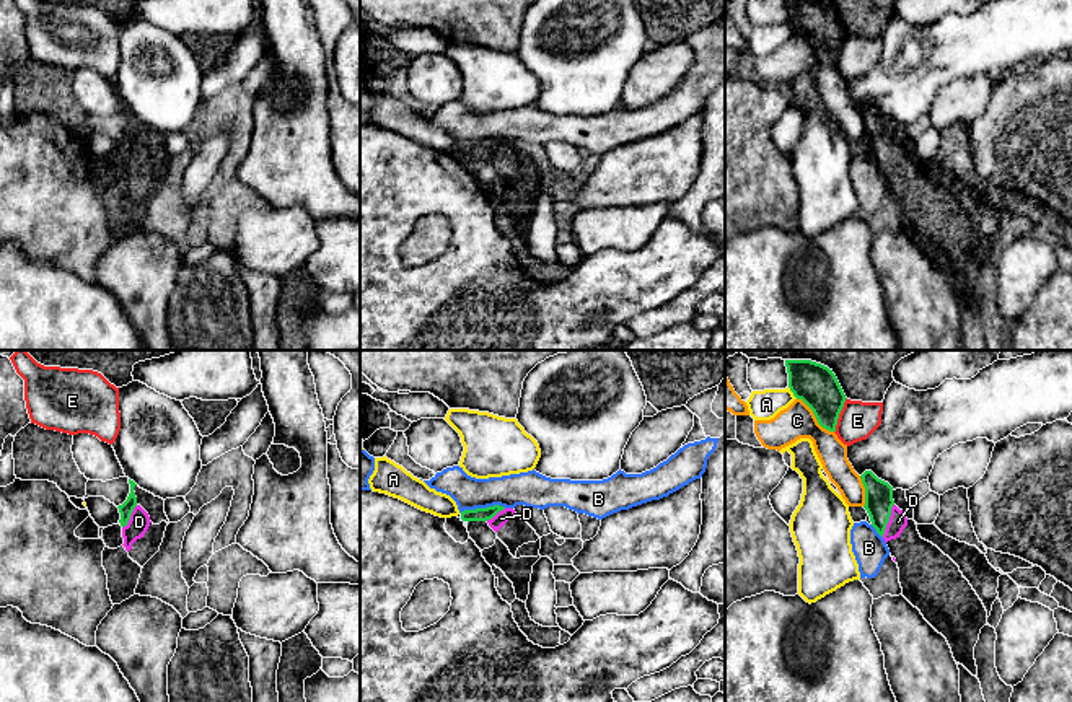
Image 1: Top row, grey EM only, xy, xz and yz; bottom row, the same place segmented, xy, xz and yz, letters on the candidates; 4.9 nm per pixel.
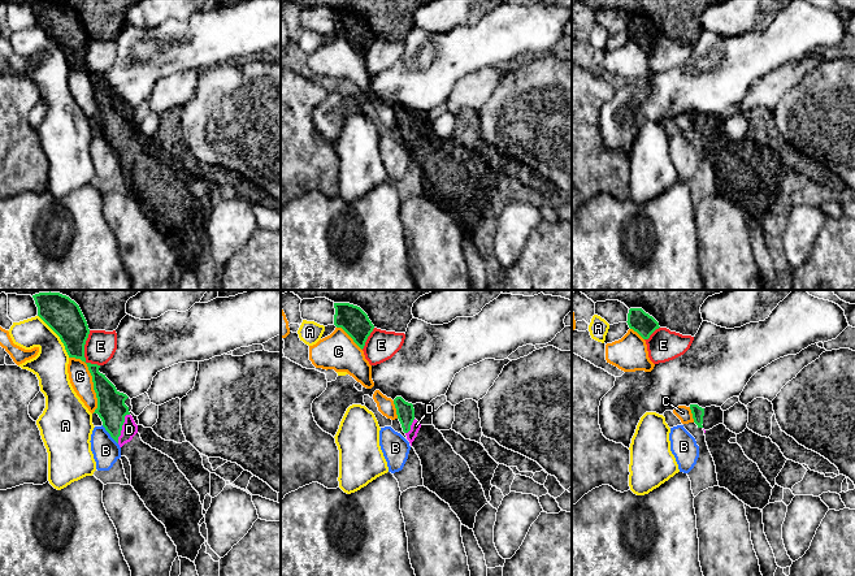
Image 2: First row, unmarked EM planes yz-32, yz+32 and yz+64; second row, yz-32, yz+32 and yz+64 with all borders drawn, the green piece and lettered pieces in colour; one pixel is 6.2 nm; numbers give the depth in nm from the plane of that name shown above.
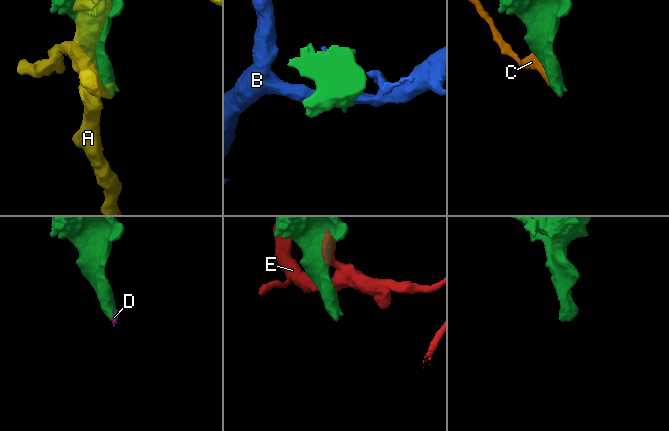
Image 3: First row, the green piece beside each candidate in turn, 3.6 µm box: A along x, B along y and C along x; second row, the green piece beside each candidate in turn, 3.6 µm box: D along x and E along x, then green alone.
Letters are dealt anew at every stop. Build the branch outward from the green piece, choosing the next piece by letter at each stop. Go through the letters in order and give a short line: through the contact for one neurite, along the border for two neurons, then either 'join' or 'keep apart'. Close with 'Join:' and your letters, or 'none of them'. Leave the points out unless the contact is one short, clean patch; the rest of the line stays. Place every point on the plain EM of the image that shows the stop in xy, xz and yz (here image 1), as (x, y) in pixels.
A: keep apart
B: line xz (505, 142), (494, 140), (460, 147); keep apart
C: keep apart
D: line yz (878, 131), (880, 144), (888, 155), (898, 157); join
E: keep apart
Join: D

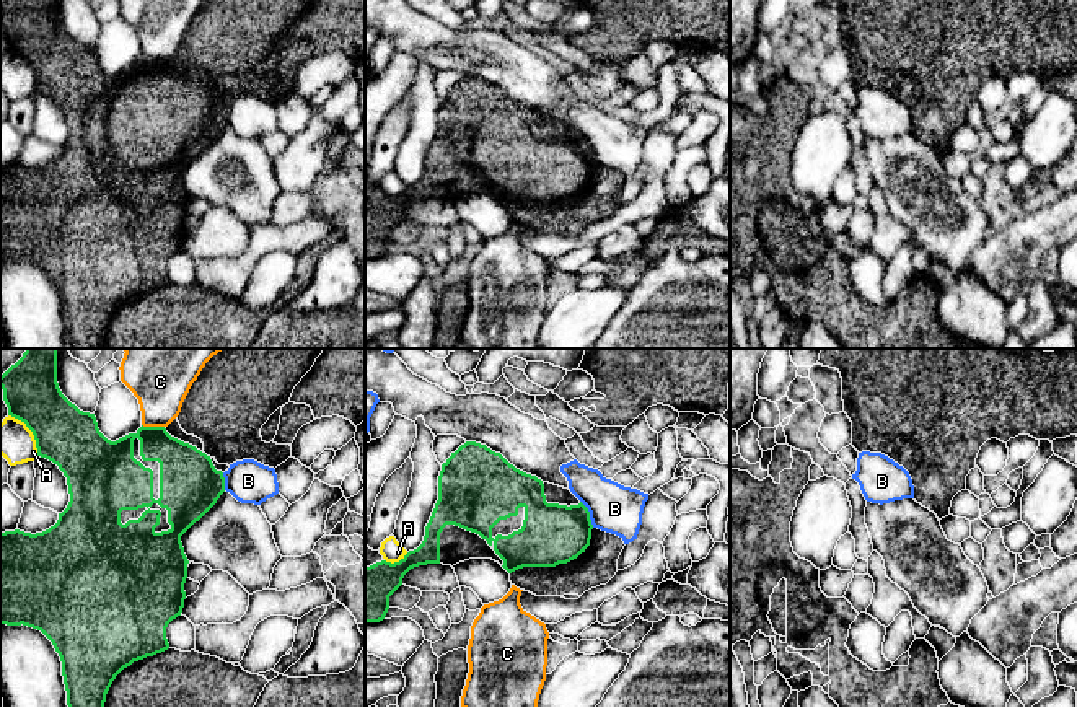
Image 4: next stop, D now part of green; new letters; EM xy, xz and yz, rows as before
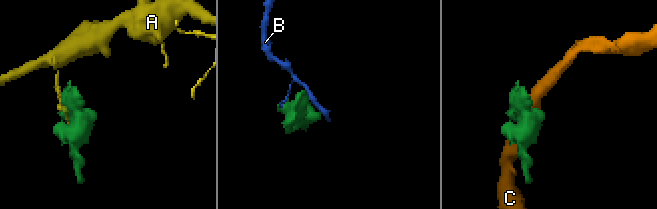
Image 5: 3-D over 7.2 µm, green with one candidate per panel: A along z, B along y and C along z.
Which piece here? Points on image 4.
A: keep apart
B: keep apart
C: line xy (142, 59), (163, 62); keep apart
Join: none of them

